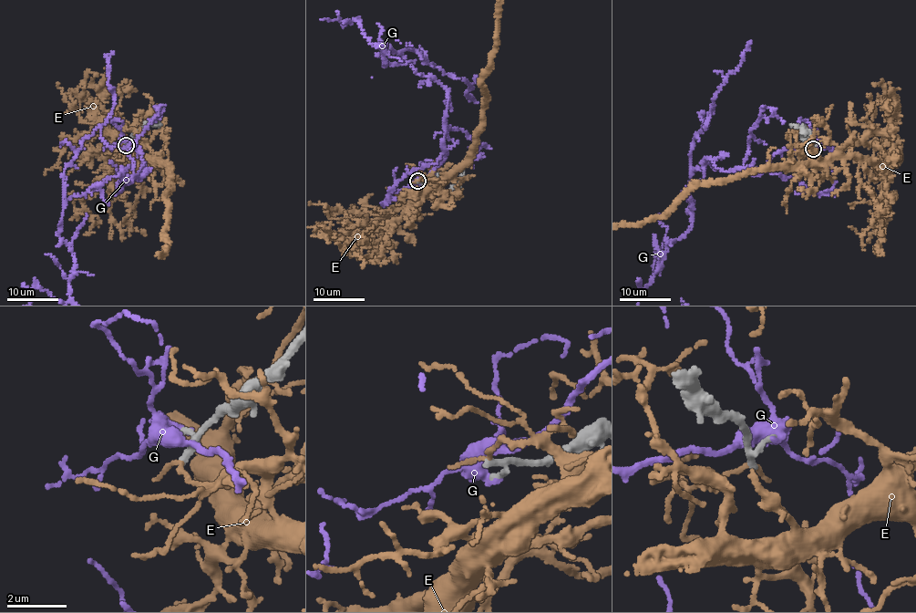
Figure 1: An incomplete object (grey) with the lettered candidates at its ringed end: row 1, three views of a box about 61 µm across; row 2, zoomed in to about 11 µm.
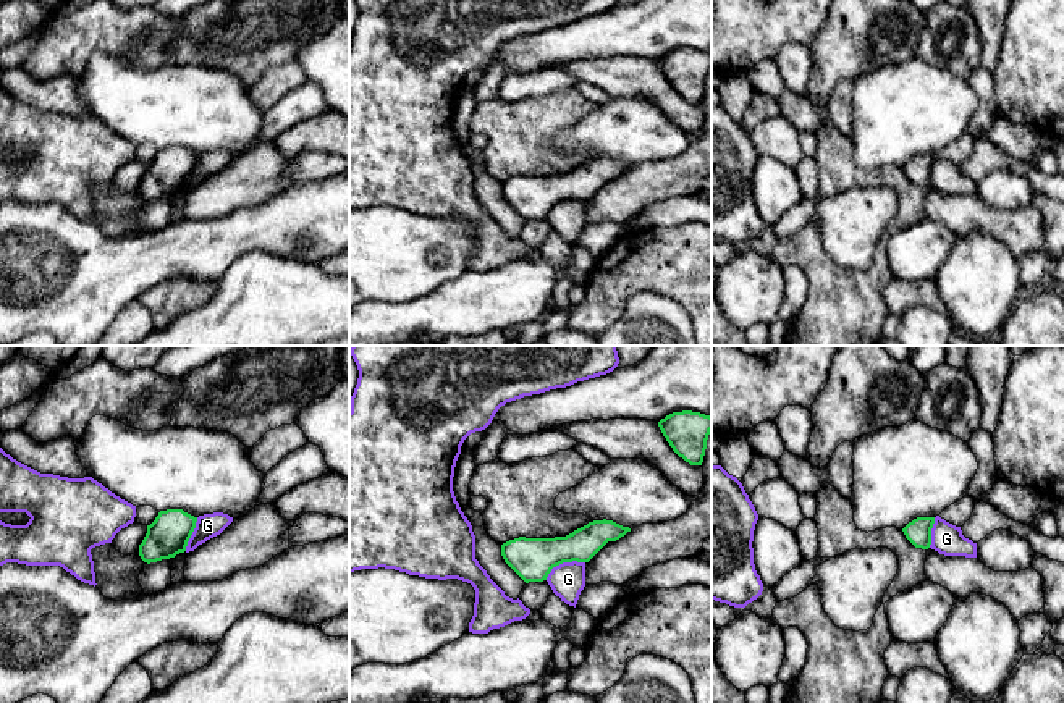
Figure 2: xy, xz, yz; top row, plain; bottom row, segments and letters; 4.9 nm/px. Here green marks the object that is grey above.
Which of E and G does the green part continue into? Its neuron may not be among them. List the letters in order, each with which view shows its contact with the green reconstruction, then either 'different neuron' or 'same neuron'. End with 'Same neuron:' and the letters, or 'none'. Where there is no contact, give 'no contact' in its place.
E: no contact; different neuron
G: meets green in xz; different neuron
Same neuron: none

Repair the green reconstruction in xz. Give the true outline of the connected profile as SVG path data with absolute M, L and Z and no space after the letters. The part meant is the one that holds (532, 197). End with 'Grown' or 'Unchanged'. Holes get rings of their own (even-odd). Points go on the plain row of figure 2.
M593 158L566 175L519 175L501 183L505 200L526 220L543 220L563 200L589 200L608 179L631 170L613 158Z. Unchanged

